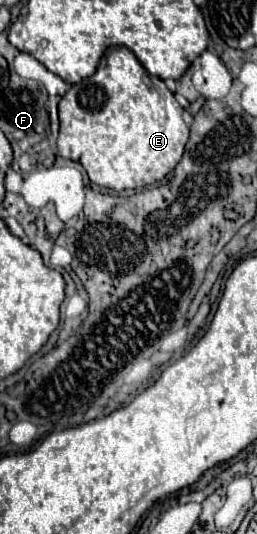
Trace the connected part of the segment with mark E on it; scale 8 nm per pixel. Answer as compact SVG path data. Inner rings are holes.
M125 46L109 48L101 58L97 72L85 78L79 86L71 86L65 92L58 105L58 115L61 120L57 140L59 154L79 162L93 184L119 192L127 188L143 188L165 178L181 160L189 140L189 126L183 120L183 108L175 96L169 92L163 80L155 78L153 82L135 54Z

